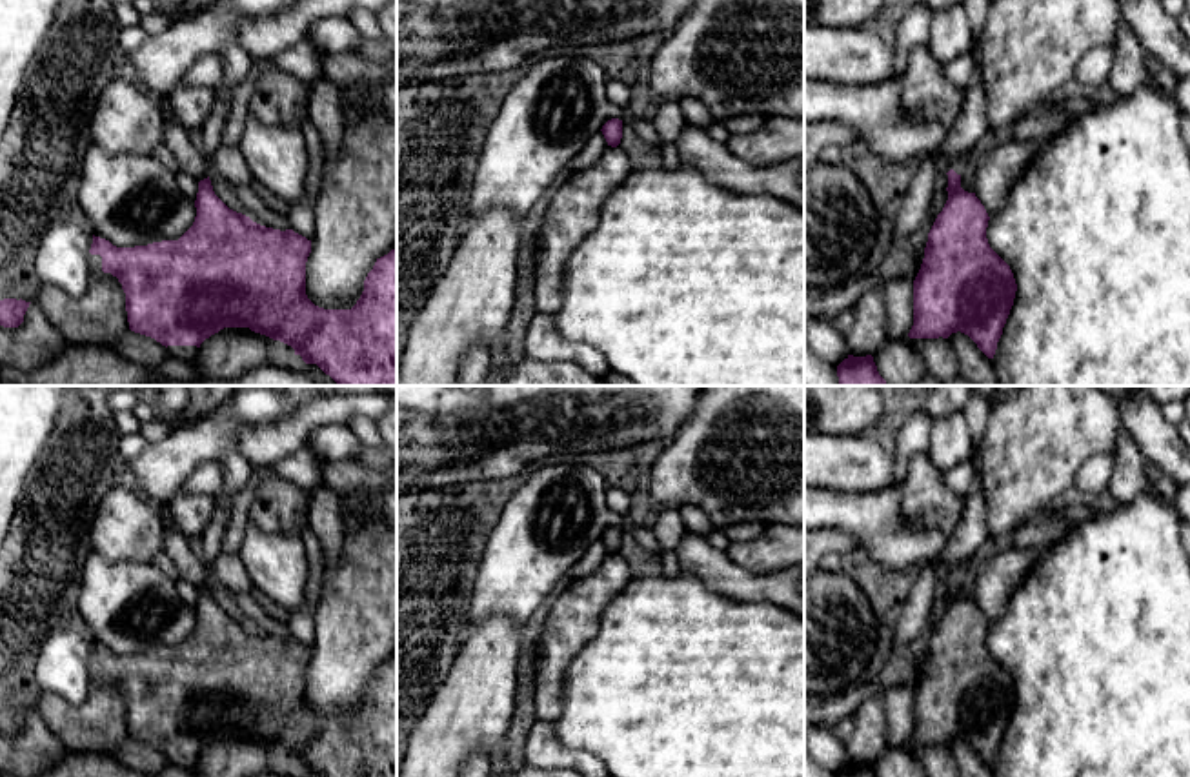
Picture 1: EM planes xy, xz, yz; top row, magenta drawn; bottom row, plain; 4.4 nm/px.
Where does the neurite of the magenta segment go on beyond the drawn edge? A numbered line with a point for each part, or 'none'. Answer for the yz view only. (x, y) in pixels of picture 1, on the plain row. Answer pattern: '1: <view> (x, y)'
1: yz (965, 570)

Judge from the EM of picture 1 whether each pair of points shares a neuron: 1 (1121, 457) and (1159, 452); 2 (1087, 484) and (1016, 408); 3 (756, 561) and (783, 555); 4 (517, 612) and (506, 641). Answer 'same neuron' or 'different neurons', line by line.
1: different neurons
2: different neurons
3: same neuron
4: different neurons

